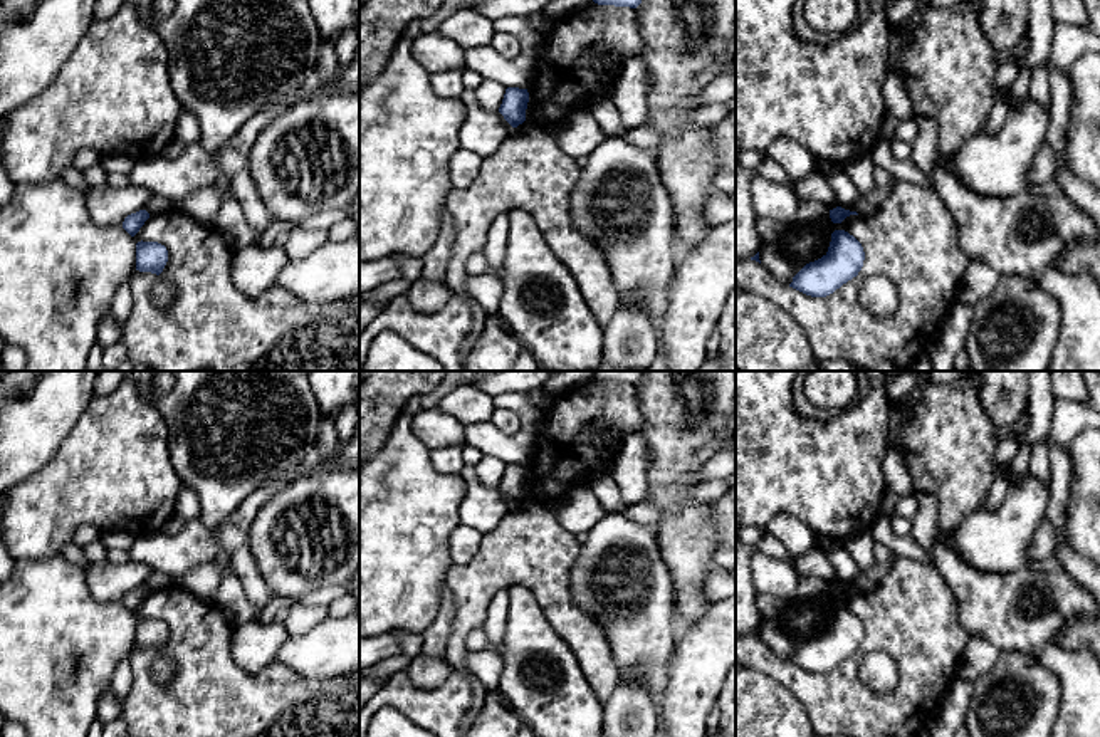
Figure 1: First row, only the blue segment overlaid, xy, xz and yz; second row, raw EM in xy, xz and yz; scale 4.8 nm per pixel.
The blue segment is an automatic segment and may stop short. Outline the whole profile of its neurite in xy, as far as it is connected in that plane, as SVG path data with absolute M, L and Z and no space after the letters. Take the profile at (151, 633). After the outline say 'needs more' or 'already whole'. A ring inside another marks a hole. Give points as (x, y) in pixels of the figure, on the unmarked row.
M158 618L136 619L136 646L160 651L168 638L168 626Z; already whole

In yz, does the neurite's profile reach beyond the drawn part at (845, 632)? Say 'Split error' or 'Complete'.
Complete

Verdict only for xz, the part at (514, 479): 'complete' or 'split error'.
complete

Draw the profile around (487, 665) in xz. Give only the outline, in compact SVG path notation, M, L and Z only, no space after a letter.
M509 591L495 593L489 604L484 633L490 646L479 653L470 653L464 666L472 673L487 690L487 693L499 693L499 682L504 670L502 641L505 638L505 623L509 618Z

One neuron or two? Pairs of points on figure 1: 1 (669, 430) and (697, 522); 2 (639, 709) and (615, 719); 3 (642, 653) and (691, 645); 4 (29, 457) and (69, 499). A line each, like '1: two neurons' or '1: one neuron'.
1: one neuron
2: one neuron
3: two neurons
4: two neurons

